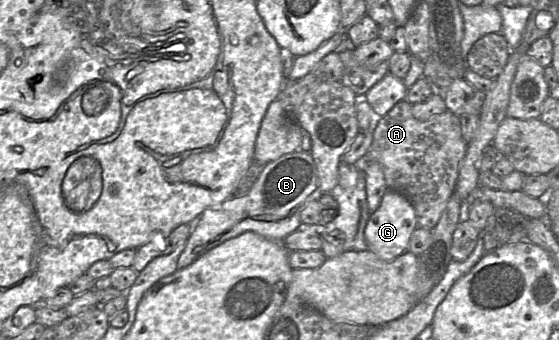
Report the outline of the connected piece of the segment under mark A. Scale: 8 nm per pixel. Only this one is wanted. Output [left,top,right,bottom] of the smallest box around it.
[364,100,468,230]

